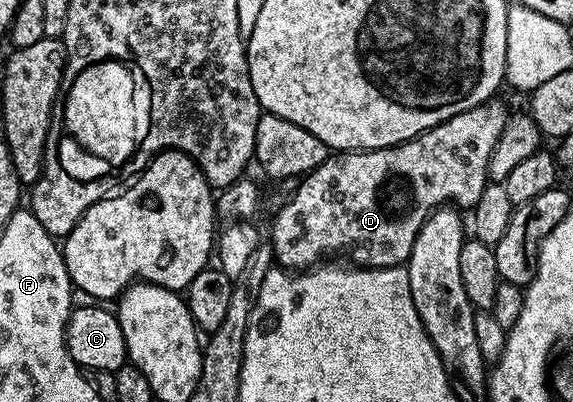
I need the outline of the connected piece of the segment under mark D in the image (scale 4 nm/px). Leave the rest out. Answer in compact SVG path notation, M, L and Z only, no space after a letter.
M498 98L488 99L480 107L457 113L457 117L449 117L449 121L430 127L416 139L399 143L396 147L332 154L320 167L298 180L299 188L276 213L269 236L271 248L275 251L274 262L292 273L322 264L328 257L342 257L356 267L397 267L406 264L421 227L433 212L444 205L470 209L487 188L489 157L501 137L501 129L505 129L509 114L509 108L499 102Z

